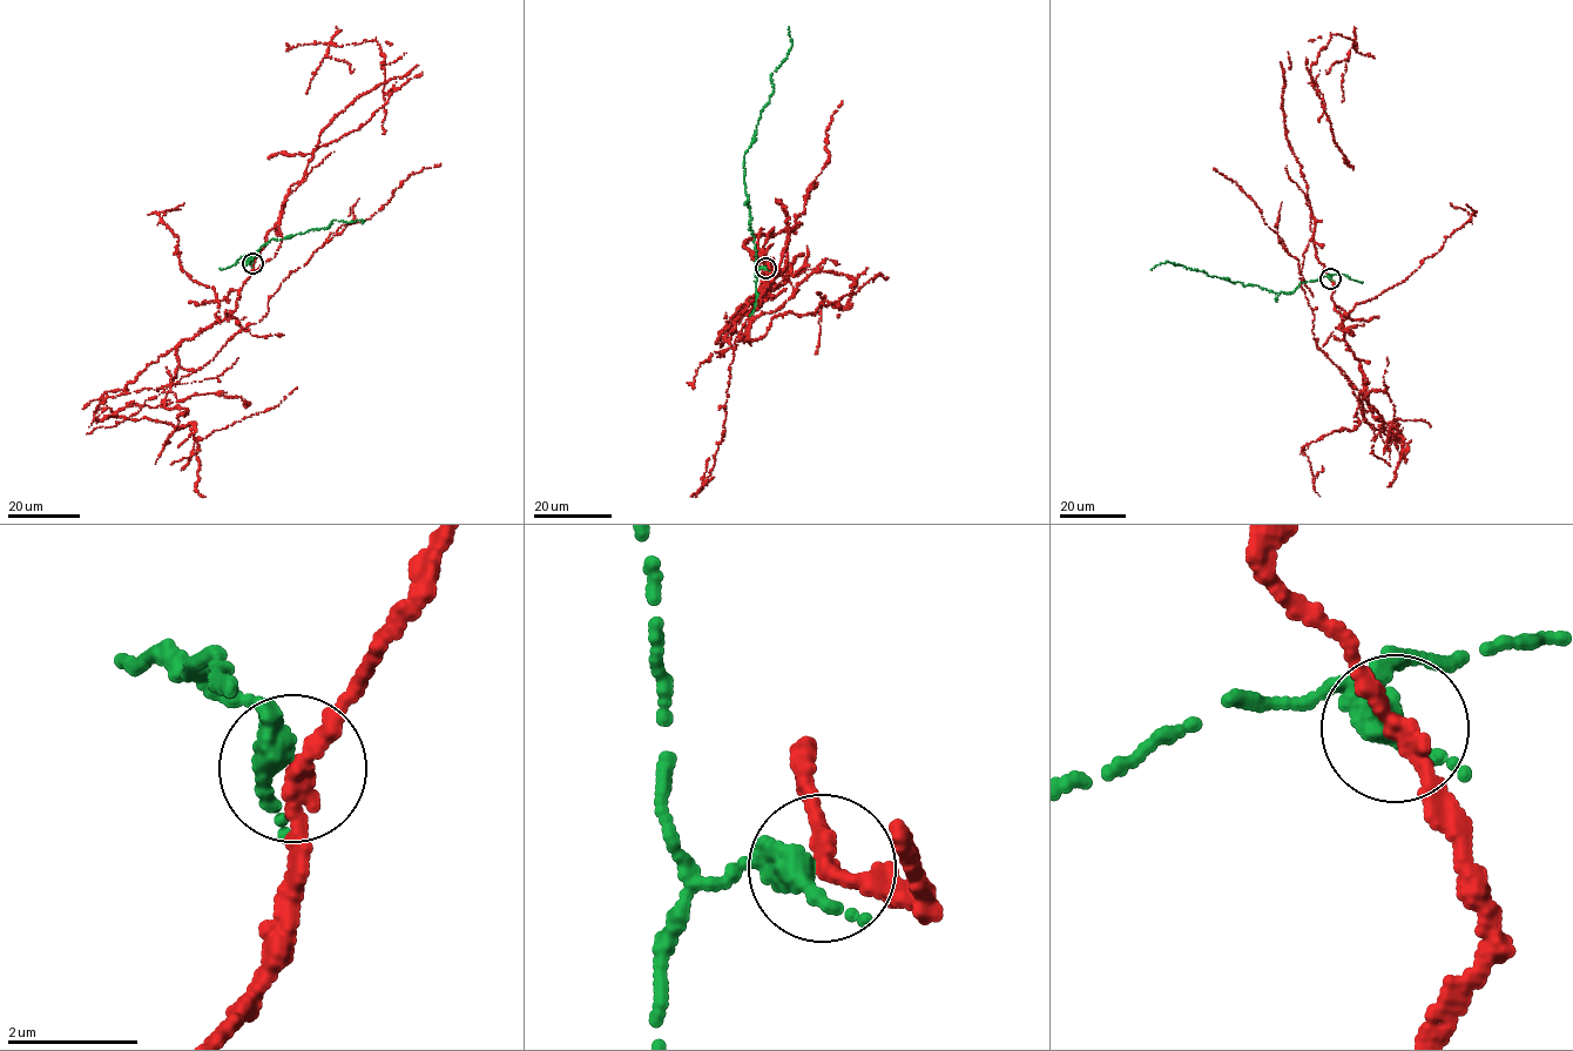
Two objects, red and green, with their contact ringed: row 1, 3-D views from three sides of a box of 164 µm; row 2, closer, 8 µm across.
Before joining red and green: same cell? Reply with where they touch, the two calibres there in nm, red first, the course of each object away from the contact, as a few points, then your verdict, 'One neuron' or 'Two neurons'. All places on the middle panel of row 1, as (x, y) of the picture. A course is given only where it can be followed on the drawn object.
Place: (765, 268). Thickness 280 nm (red) against 360 nm. Course of red: (765, 268), (780, 270), (762, 300), (787, 263), (788, 231), (826, 162), (842, 101). Course of green: (765, 268), (756, 263), (744, 182), (744, 153), (774, 89), (771, 75), (790, 48), (790, 26). Two neurons

